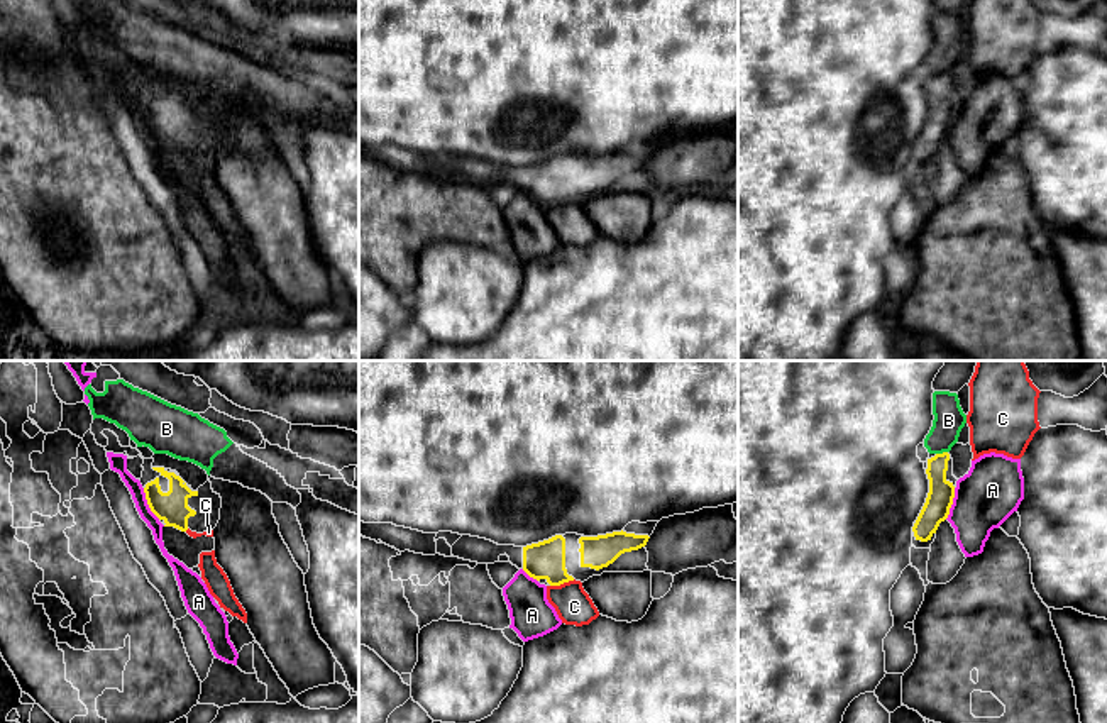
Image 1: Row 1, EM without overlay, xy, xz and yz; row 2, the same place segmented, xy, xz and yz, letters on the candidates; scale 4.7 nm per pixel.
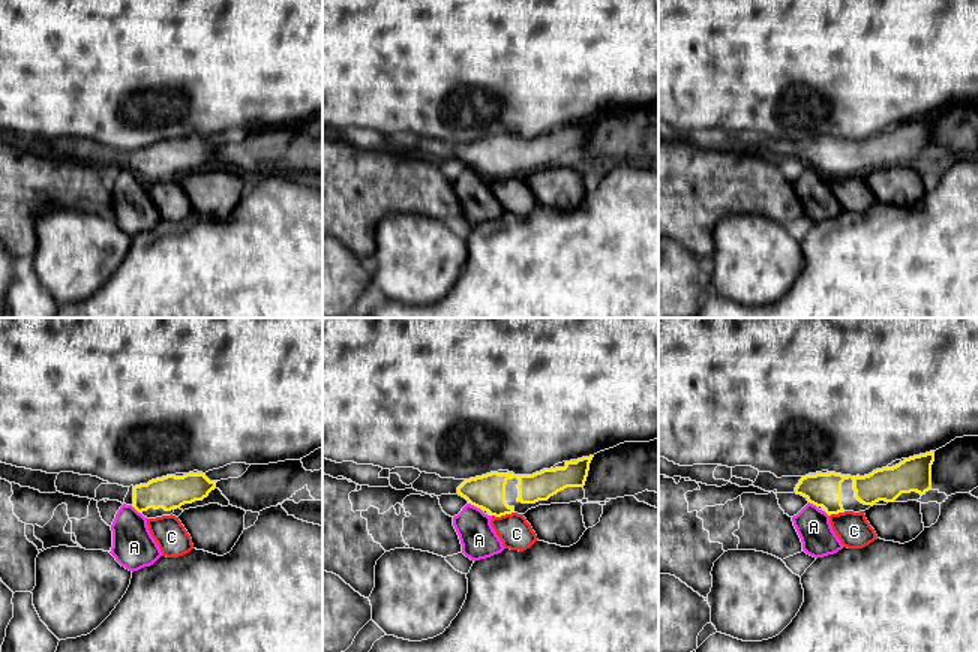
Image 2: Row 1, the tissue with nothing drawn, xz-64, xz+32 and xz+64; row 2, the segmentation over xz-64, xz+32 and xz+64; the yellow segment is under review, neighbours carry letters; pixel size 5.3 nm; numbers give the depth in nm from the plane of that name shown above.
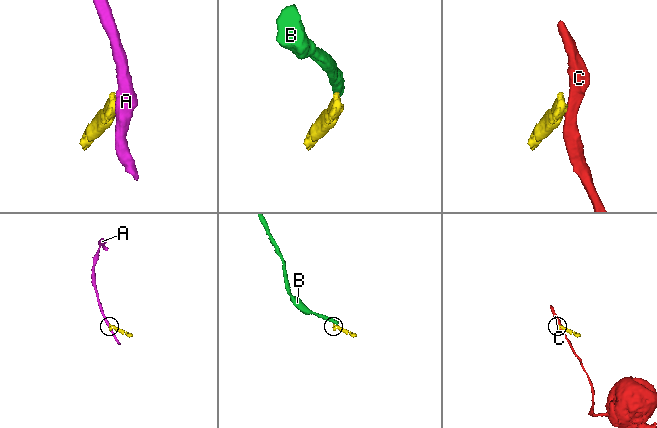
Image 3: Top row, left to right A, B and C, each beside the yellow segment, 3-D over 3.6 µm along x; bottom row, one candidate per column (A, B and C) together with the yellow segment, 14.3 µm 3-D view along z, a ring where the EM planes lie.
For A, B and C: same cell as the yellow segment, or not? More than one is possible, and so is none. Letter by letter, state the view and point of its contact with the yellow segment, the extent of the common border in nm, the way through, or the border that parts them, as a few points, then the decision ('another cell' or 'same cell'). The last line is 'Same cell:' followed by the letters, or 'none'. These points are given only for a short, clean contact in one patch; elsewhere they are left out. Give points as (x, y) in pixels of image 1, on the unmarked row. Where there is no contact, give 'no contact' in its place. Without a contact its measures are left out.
A: contact xy (148, 124); length 170 nm; border xy (143, 109), (148, 127), (159, 139); another cell
B: contact yz (943, 73); length 60 nm; border yz (947, 71), (936, 75); another cell
C: contact xz (562, 204); length 120 nm; border xz (574, 200), (550, 207); another cell
Same cell: none

